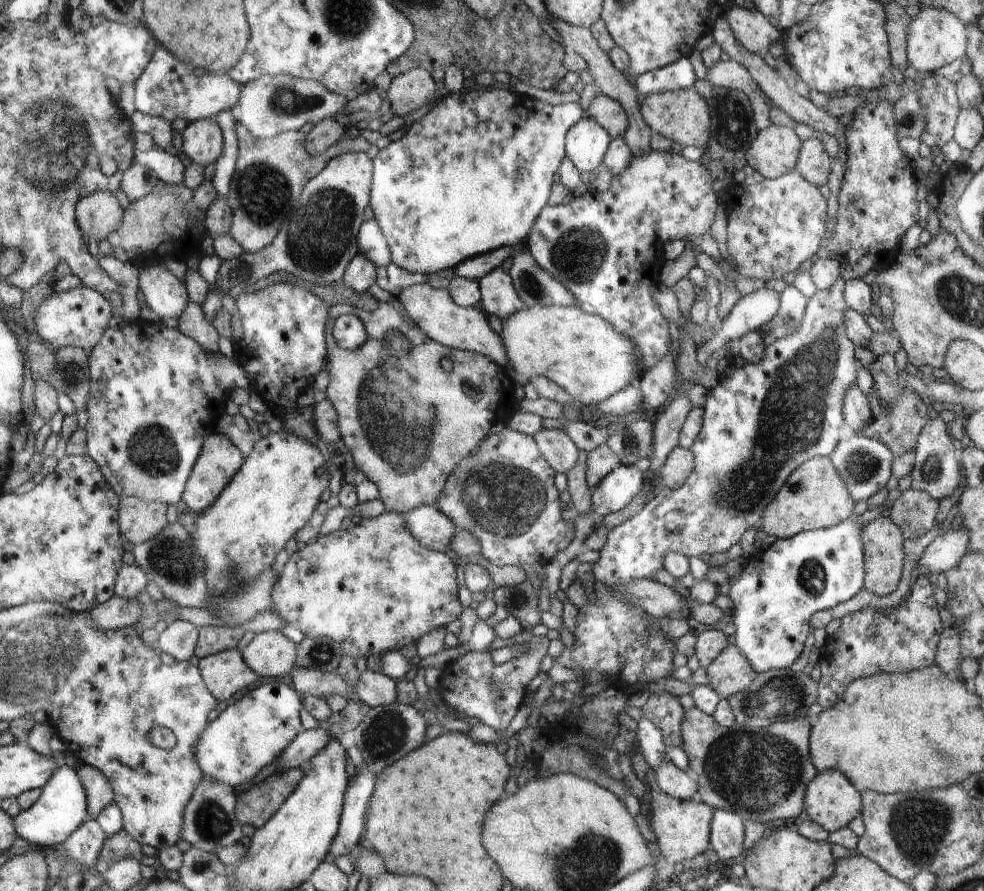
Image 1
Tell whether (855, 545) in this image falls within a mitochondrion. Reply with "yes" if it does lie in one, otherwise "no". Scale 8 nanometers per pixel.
no

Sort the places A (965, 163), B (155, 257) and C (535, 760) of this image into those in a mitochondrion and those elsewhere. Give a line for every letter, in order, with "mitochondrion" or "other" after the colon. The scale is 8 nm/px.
A: other
B: other
C: other

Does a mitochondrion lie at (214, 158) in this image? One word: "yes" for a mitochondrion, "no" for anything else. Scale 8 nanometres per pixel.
no

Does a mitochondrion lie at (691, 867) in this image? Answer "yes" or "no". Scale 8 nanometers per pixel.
no

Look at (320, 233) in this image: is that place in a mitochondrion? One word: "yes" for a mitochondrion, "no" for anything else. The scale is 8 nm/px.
yes

